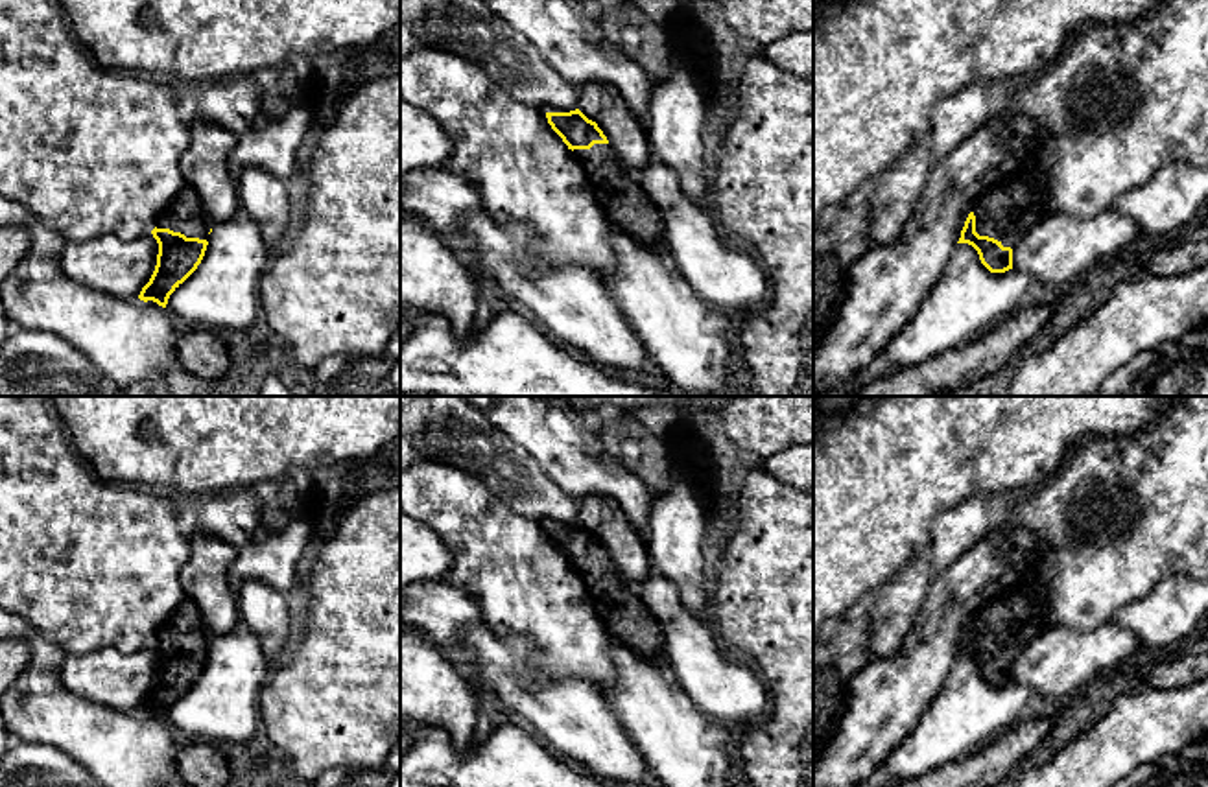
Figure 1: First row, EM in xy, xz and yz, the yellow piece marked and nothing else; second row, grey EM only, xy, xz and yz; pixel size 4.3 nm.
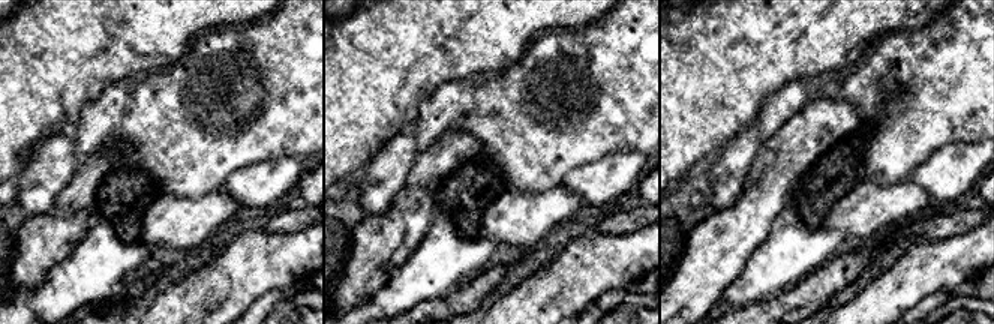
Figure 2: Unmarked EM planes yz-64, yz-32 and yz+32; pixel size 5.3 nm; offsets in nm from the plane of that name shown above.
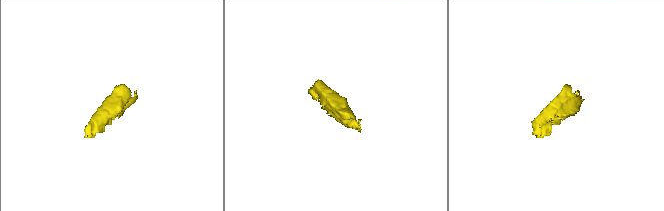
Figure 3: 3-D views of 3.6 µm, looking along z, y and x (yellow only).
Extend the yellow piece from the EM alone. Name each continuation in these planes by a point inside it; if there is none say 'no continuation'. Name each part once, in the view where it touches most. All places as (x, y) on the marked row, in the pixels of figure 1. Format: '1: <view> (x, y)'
1: yz (1009, 211)

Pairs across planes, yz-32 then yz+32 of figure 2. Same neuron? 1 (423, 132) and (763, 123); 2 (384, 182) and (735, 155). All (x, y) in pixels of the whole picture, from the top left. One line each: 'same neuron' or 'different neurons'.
1: same neuron
2: same neuron

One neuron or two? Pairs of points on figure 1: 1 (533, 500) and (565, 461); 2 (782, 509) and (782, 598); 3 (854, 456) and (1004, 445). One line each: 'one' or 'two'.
1: two
2: one
3: one

